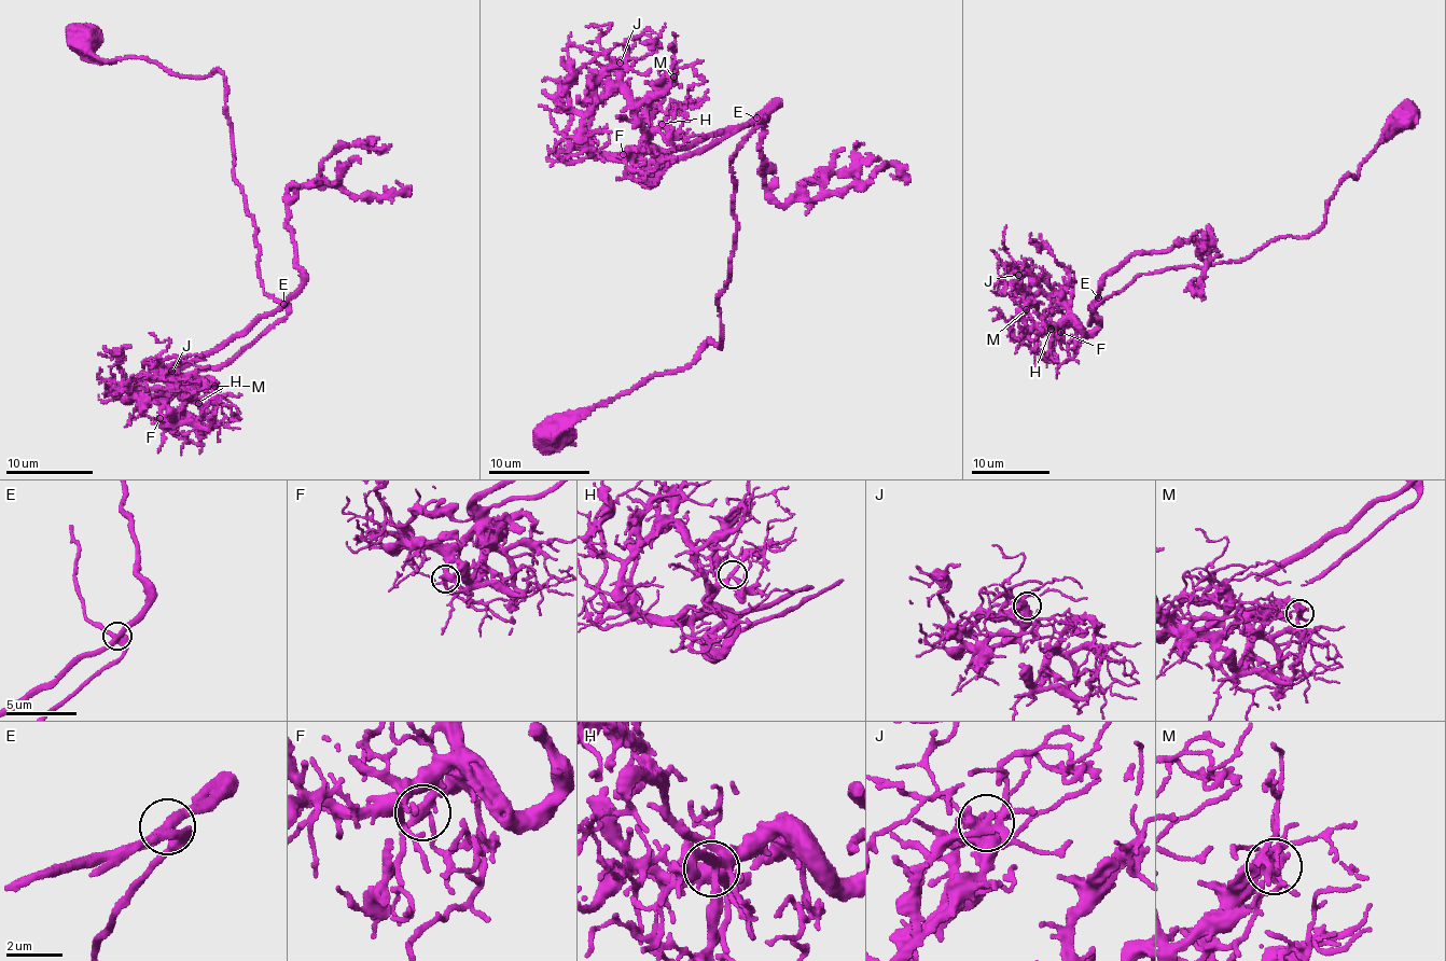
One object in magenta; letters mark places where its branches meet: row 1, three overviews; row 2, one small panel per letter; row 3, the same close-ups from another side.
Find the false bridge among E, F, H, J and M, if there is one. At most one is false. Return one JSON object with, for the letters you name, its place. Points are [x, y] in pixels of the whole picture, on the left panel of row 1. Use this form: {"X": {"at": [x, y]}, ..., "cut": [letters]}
{"cut": []}

